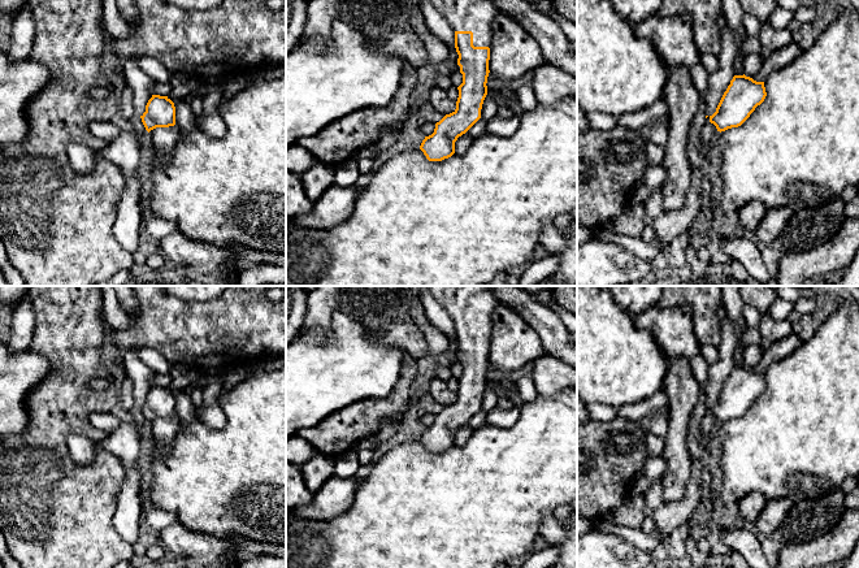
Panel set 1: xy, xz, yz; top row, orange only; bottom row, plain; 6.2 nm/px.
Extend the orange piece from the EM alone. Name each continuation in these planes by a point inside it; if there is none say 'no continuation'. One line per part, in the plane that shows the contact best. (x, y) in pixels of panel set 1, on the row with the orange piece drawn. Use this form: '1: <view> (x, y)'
1: xz (477, 16)

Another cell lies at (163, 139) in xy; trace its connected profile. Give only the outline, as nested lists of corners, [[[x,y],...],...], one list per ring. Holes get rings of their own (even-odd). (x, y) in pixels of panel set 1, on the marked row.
[[[177,125],[169,127],[156,127],[149,131],[147,140],[160,157],[170,157],[179,135],[181,129]]]

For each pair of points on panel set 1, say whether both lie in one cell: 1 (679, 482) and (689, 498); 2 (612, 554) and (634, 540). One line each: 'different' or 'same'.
1: different
2: different

